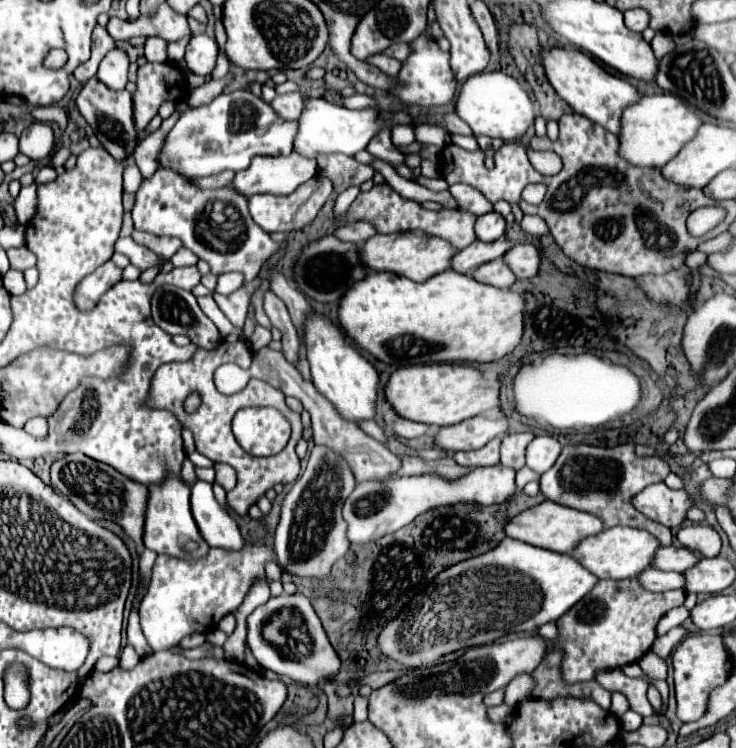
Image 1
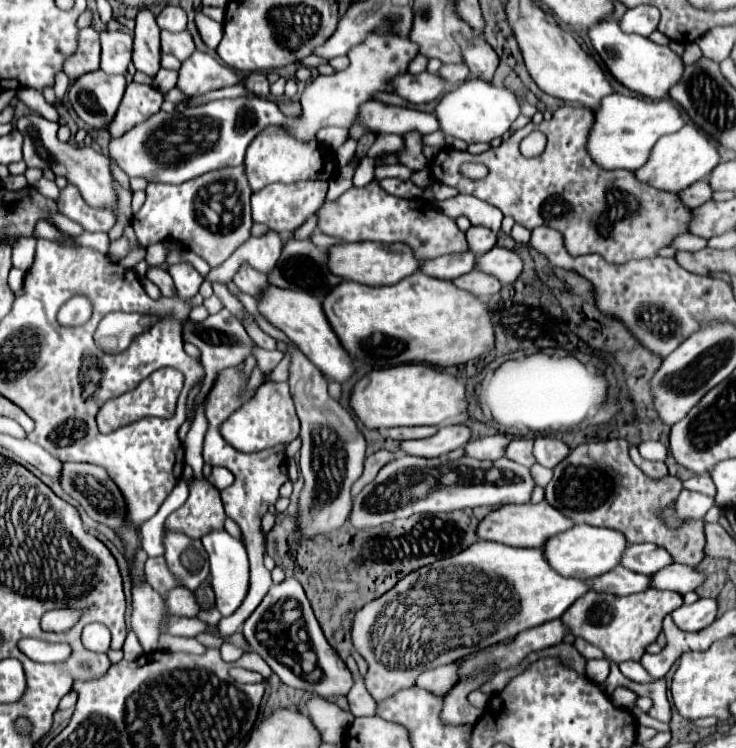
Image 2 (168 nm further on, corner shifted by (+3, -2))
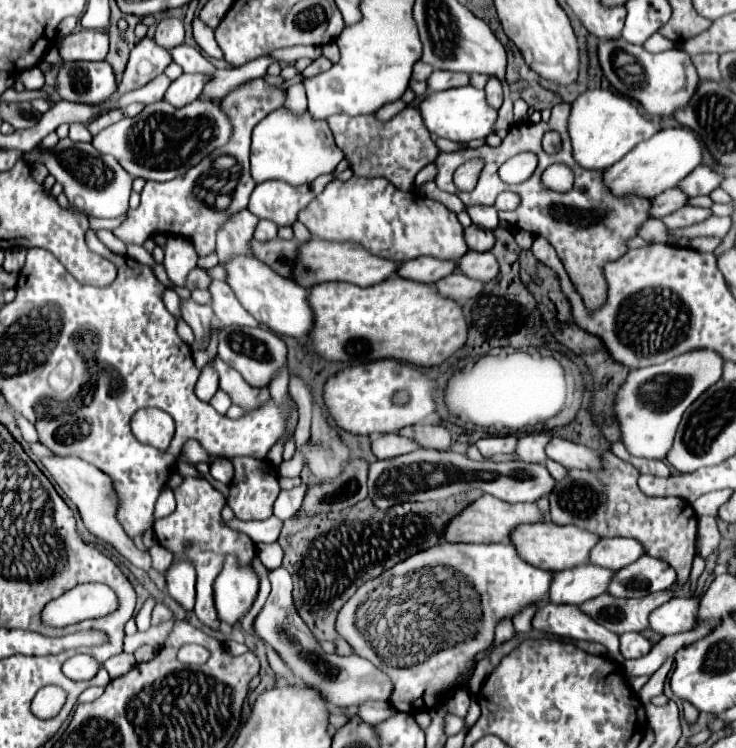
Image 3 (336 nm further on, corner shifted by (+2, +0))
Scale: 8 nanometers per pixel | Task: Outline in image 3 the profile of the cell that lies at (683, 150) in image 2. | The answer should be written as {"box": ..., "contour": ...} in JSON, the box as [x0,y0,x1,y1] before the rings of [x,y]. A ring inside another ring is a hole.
{"box":[602,127,702,199],"contour":[[[686,127],[662,129],[654,133],[650,139],[638,143],[634,151],[628,151],[624,159],[606,167],[602,175],[606,175],[606,183],[614,195],[642,195],[644,199],[652,199],[666,189],[672,189],[682,181],[690,171],[700,165],[702,153],[696,135]]]}

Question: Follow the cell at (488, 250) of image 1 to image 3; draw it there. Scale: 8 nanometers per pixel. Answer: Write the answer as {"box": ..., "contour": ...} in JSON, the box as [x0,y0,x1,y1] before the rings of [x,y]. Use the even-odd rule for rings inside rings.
{"box":[396,257,456,283],"contour":[[[418,257],[406,263],[400,263],[396,275],[420,283],[436,283],[438,279],[456,271],[456,261],[442,261],[434,257]]]}

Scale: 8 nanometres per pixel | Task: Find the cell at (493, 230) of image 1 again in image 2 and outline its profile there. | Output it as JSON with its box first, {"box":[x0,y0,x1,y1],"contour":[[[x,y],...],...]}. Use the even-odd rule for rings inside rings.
{"box":[467,225,497,255],"contour":[[[473,225],[467,231],[467,241],[469,241],[469,249],[475,255],[481,255],[481,253],[487,253],[489,249],[493,249],[497,245],[497,233],[487,229],[487,227],[481,227],[481,225],[475,227]]]}

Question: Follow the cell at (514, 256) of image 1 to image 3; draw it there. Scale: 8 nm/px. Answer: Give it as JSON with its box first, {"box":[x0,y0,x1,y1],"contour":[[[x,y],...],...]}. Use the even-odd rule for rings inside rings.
{"box":[458,251,498,283],"contour":[[[468,251],[466,255],[462,255],[462,259],[458,259],[458,271],[470,279],[486,283],[498,275],[498,261],[490,251],[486,253]]]}

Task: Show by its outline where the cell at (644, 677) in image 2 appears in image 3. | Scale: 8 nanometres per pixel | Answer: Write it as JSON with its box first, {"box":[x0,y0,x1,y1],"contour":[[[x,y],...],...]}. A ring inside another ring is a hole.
{"box":[532,603,624,663],"contour":[[[548,603],[546,607],[540,607],[534,615],[532,627],[564,639],[584,639],[602,643],[608,647],[612,659],[616,659],[618,663],[624,661],[618,651],[618,635],[606,631],[606,627],[598,627],[598,623],[594,623],[586,613],[580,611],[580,607]]]}

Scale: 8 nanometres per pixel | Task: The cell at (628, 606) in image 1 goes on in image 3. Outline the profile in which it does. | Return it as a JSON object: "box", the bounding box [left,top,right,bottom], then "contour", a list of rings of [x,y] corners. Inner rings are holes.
{"box":[580,591,674,635],"contour":[[[658,591],[638,599],[616,599],[610,595],[598,595],[582,603],[580,609],[588,613],[596,623],[622,635],[626,631],[648,629],[648,615],[672,597],[674,591]]]}

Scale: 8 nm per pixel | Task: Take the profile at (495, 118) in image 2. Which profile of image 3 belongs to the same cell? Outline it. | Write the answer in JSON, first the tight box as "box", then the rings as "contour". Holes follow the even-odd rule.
{"box":[418,85,498,143],"contour":[[[472,85],[446,89],[446,91],[438,91],[438,93],[428,93],[428,97],[424,101],[420,101],[418,111],[422,115],[424,127],[428,127],[428,131],[432,135],[436,133],[436,137],[444,137],[450,141],[460,141],[460,143],[488,137],[492,133],[492,125],[498,115],[496,109],[492,109],[486,103],[484,91],[480,91]]]}

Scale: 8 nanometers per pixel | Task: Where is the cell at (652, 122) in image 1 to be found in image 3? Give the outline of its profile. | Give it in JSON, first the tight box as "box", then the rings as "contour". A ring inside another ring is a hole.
{"box":[568,89,658,169],"contour":[[[592,89],[578,95],[570,109],[568,135],[574,149],[574,161],[586,169],[606,169],[622,159],[640,141],[650,139],[658,131],[658,123],[644,117],[630,99],[606,89]]]}

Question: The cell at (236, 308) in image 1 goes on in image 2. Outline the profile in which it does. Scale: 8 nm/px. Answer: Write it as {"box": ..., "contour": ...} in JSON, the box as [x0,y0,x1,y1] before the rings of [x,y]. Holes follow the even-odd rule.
{"box":[253,347,283,375],"contour":[[[253,347],[253,357],[257,359],[261,371],[267,375],[267,371],[273,371],[277,367],[277,363],[283,359],[281,351],[265,351],[259,347]]]}

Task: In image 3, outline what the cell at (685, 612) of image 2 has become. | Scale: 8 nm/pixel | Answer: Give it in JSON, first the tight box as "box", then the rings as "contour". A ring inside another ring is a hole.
{"box":[650,597,698,637],"contour":[[[674,597],[656,611],[650,613],[650,629],[660,637],[690,631],[696,625],[698,599],[696,597]]]}

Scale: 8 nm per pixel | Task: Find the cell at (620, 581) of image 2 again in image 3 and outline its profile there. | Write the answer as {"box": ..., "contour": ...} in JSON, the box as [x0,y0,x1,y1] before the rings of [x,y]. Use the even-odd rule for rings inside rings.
{"box":[550,563,612,605],"contour":[[[592,563],[572,567],[570,571],[558,571],[554,573],[554,583],[550,585],[550,603],[580,605],[606,593],[612,577],[612,569],[604,569]]]}

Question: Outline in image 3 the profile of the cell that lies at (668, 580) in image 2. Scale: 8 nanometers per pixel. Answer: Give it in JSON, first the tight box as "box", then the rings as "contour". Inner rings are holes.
{"box":[606,555,676,597],"contour":[[[642,555],[642,559],[636,559],[630,567],[614,571],[614,583],[606,593],[614,597],[644,597],[670,589],[674,581],[676,573],[666,561]]]}

